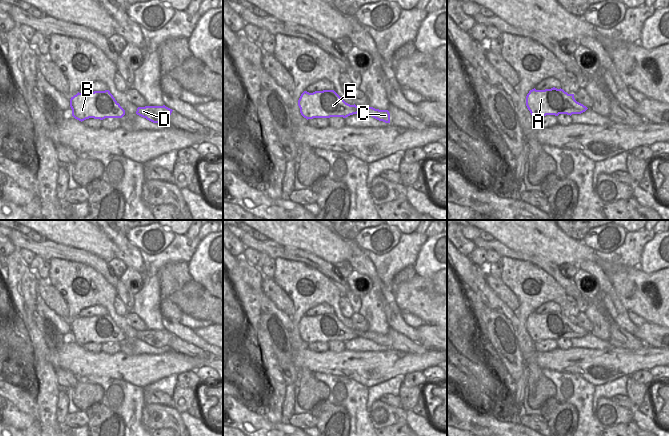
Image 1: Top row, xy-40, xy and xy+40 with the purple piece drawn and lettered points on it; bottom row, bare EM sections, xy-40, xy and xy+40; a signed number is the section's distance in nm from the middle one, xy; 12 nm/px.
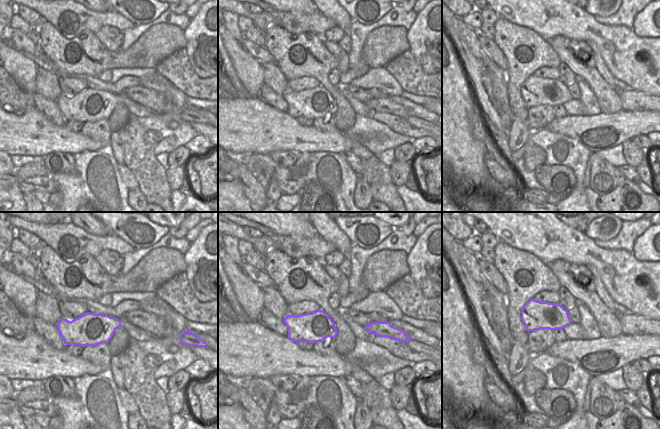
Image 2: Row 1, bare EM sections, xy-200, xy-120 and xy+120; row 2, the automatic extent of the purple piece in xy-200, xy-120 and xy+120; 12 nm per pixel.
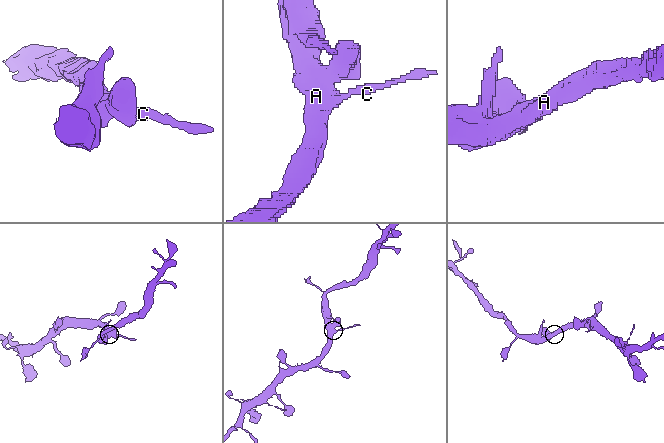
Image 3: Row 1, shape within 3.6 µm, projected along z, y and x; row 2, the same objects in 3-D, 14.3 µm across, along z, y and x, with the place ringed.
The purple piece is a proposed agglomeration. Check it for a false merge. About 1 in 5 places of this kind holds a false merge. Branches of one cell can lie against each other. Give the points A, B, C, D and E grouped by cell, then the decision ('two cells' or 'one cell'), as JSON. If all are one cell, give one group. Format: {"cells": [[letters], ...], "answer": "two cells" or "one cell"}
{"cells": [["A", "B", "C", "D", "E"]], "answer": "one cell"}

